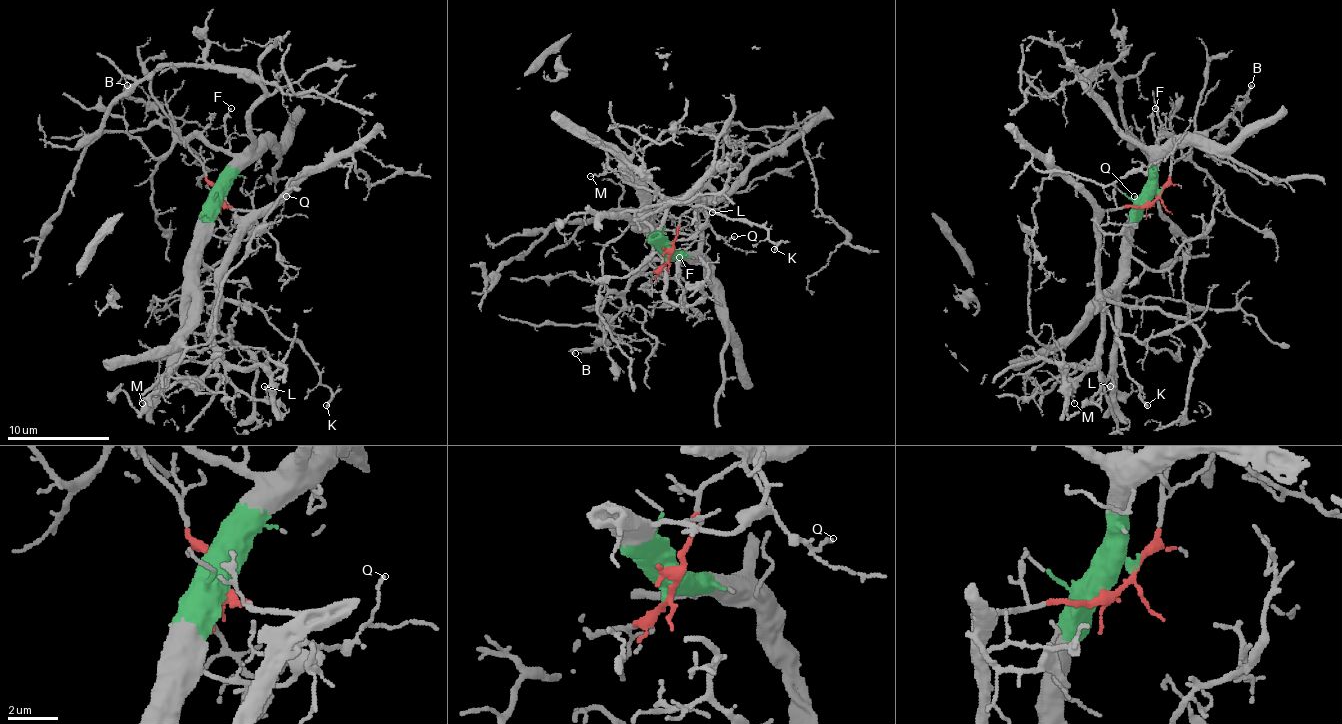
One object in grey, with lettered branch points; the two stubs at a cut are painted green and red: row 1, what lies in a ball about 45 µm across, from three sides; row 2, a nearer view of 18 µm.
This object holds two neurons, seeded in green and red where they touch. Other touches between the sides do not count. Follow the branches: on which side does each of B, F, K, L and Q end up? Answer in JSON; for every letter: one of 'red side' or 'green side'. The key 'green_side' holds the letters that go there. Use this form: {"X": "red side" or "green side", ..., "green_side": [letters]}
{"B": "green side", "F": "green side", "K": "red side", "L": "green side", "Q": "red side", "green_side": ["B", "F", "L"]}

